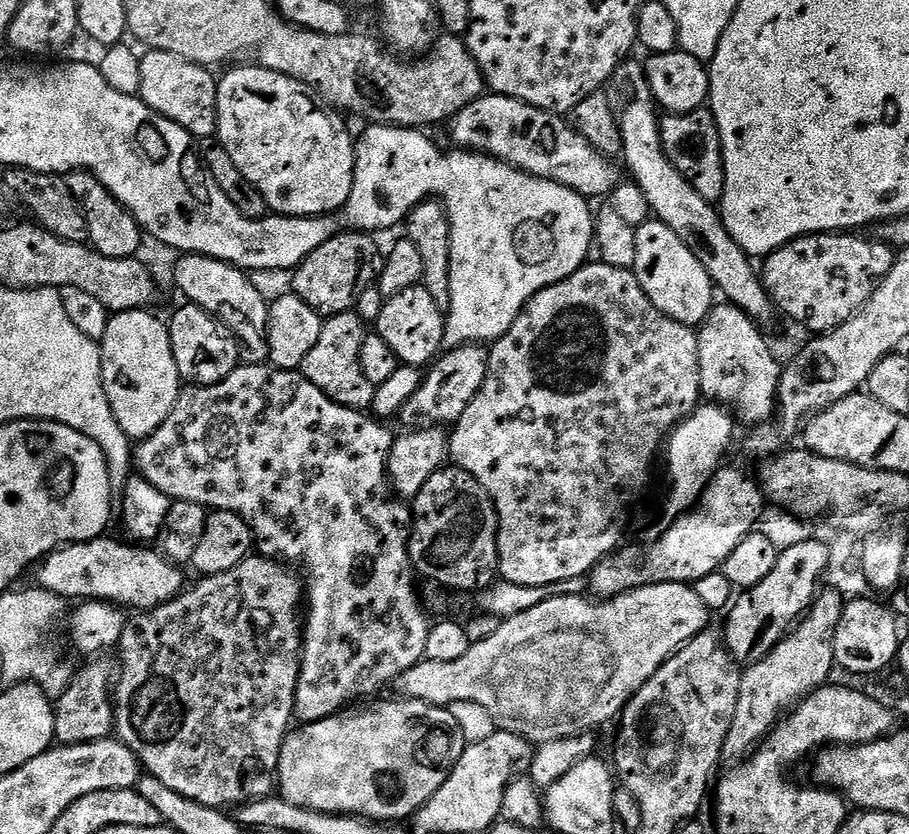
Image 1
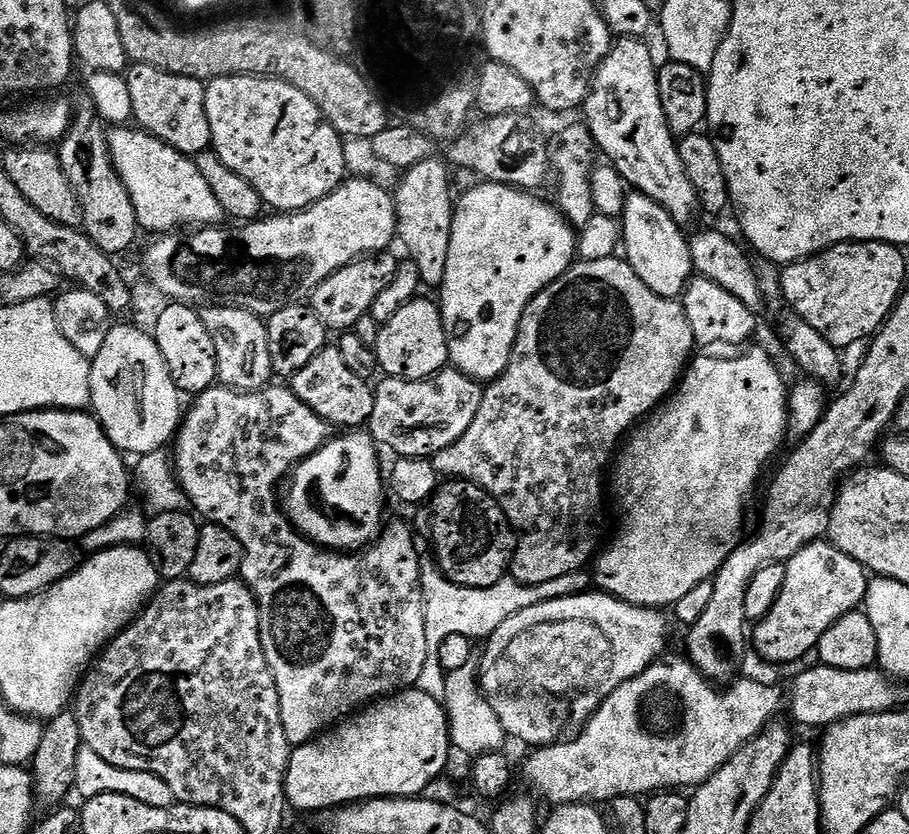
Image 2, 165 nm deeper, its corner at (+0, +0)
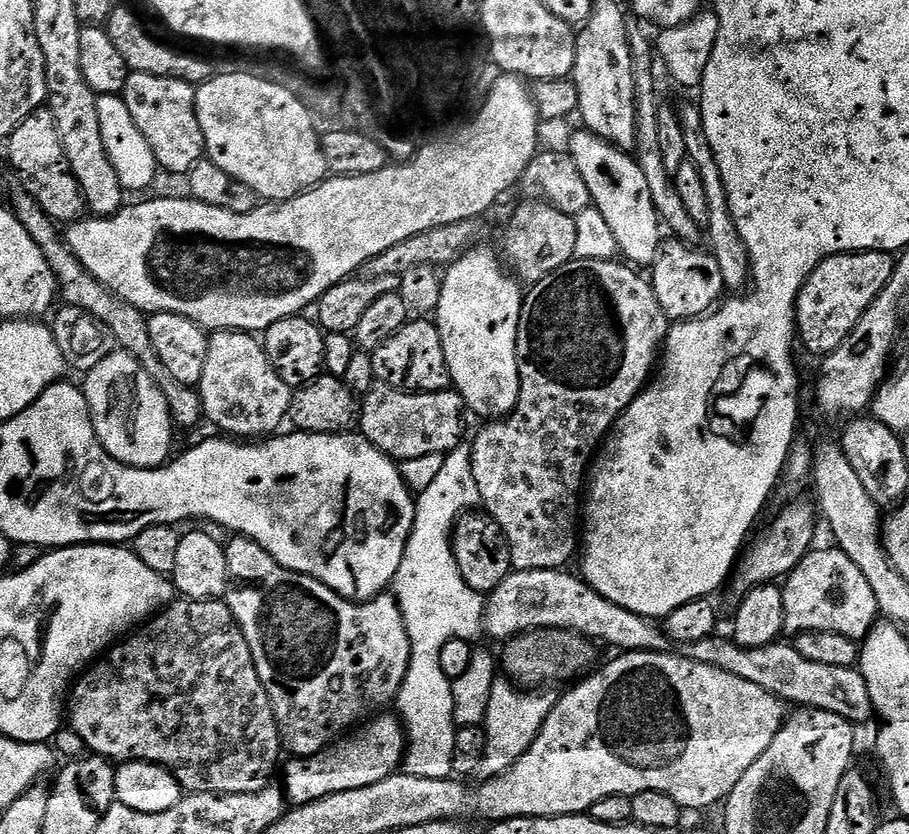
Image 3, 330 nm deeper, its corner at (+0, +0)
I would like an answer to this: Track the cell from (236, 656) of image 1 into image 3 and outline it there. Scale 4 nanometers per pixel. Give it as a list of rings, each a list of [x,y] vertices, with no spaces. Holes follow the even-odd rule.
[[[173,599],[167,608],[163,608],[151,620],[141,624],[131,634],[113,644],[73,683],[70,689],[70,699],[66,704],[66,716],[67,719],[72,719],[71,731],[78,734],[81,745],[89,753],[103,756],[104,759],[113,762],[156,764],[159,768],[164,768],[167,772],[172,773],[172,777],[179,782],[181,789],[188,794],[193,792],[216,792],[220,796],[254,794],[273,783],[272,775],[275,772],[277,775],[278,765],[281,763],[280,731],[276,725],[272,703],[266,694],[266,686],[262,686],[262,678],[258,678],[258,670],[254,666],[250,646],[238,626],[234,614],[223,599]]]

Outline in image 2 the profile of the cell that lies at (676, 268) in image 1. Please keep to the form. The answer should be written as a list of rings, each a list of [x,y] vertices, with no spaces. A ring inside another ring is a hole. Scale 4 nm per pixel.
[[[639,194],[629,195],[628,201],[624,204],[622,217],[622,241],[629,255],[628,265],[632,267],[634,274],[638,274],[638,278],[642,278],[642,282],[646,282],[646,286],[650,286],[650,290],[654,290],[654,294],[673,298],[683,297],[689,280],[693,279],[692,259],[688,249],[689,237],[684,236],[684,232],[685,229],[676,224],[674,218],[670,218],[670,214],[666,214],[666,210],[658,206],[658,202]]]

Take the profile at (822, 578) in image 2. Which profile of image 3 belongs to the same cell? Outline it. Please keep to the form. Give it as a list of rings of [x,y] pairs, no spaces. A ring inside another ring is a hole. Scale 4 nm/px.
[[[835,546],[817,547],[802,558],[802,562],[783,581],[784,589],[784,632],[799,634],[801,632],[833,632],[846,638],[860,642],[867,636],[873,624],[878,620],[878,609],[874,590],[870,590],[870,582],[862,575],[862,570],[846,558],[846,554]]]

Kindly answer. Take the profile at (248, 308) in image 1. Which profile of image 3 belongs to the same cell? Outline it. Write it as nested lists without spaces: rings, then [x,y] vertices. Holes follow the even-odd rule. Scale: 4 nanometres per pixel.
[[[212,332],[208,337],[206,370],[202,370],[198,391],[206,420],[209,420],[214,427],[221,428],[224,431],[221,433],[232,438],[268,438],[277,431],[275,428],[280,423],[288,420],[294,389],[286,382],[282,382],[282,378],[278,378],[263,343],[253,333]]]

